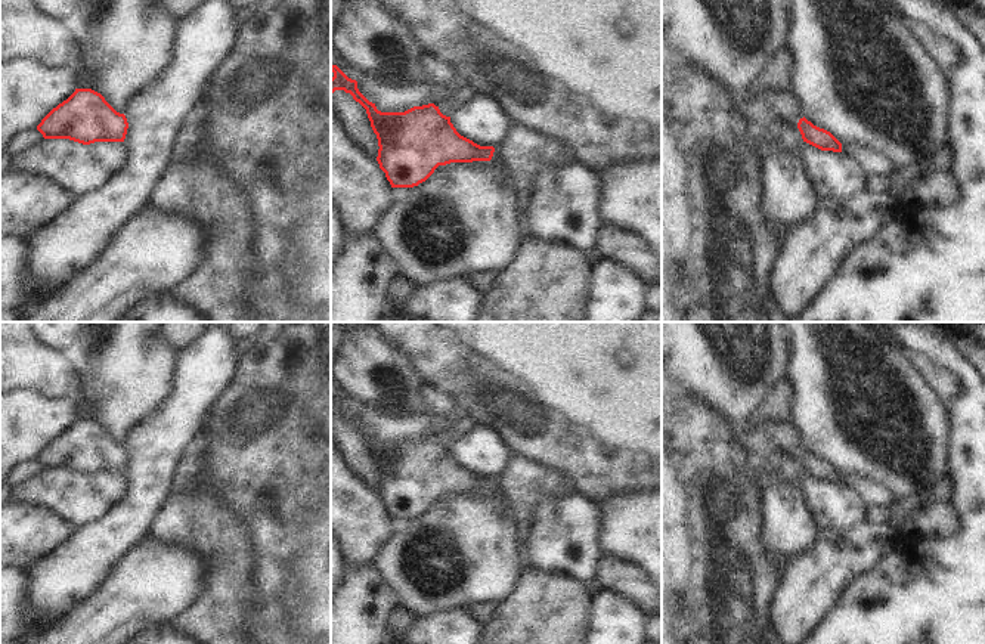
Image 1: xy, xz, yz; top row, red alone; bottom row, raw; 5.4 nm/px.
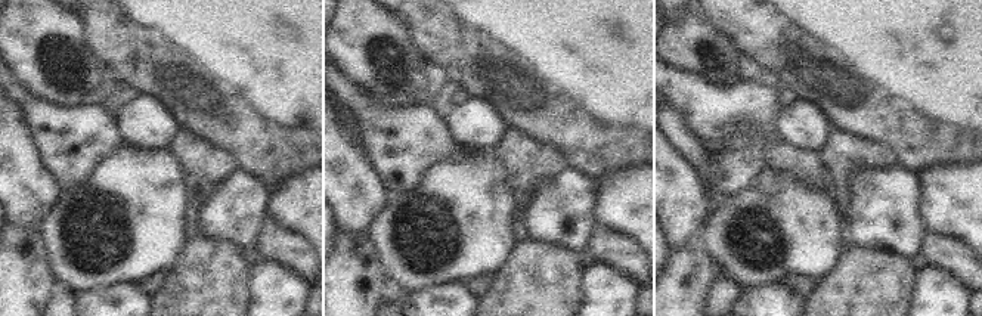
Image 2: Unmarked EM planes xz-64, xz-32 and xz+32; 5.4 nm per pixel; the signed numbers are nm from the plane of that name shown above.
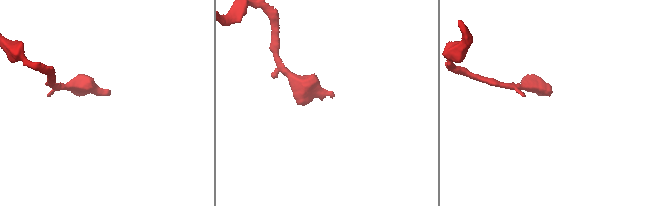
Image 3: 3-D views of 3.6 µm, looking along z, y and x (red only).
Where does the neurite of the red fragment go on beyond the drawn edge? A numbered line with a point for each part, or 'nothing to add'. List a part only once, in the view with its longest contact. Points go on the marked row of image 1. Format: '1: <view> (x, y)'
nothing to add

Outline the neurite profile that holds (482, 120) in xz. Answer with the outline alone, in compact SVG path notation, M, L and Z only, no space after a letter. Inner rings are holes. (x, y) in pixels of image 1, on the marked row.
M483 93L453 105L450 123L461 136L480 146L493 148L502 142L512 124L499 102Z

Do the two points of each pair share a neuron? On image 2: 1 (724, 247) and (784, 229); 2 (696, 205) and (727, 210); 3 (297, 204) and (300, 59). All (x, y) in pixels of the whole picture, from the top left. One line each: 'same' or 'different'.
1: same
2: different
3: different

